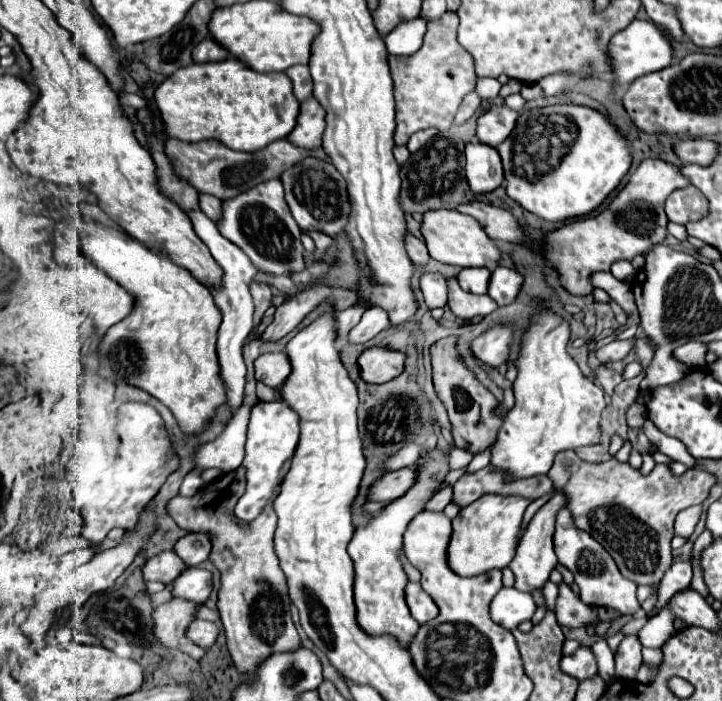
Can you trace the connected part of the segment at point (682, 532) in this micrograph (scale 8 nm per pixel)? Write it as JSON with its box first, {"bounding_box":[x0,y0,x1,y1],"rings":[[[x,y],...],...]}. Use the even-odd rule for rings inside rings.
{"bounding_box":[675,505,701,537],"rings":[[[695,505],[695,507],[689,507],[689,509],[683,509],[679,513],[679,517],[675,519],[675,535],[679,537],[689,537],[695,529],[695,517],[691,519],[691,515],[701,515],[701,505]]]}

